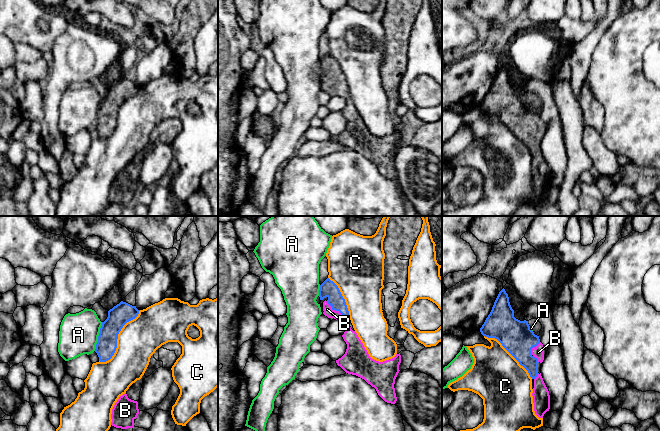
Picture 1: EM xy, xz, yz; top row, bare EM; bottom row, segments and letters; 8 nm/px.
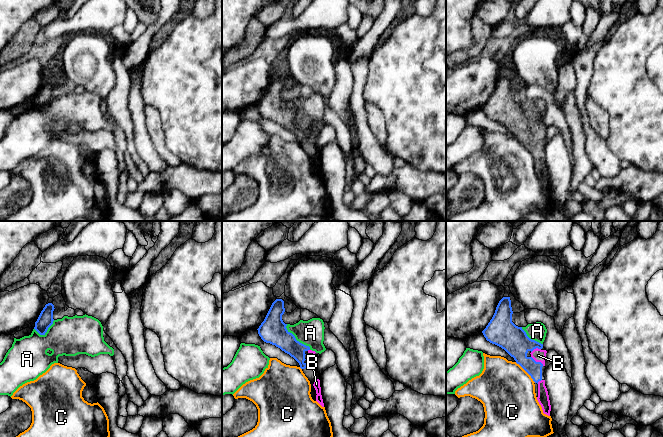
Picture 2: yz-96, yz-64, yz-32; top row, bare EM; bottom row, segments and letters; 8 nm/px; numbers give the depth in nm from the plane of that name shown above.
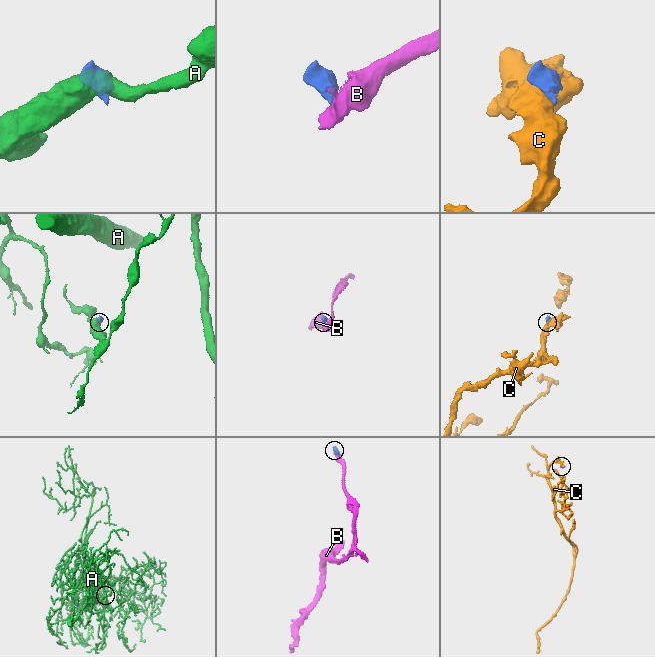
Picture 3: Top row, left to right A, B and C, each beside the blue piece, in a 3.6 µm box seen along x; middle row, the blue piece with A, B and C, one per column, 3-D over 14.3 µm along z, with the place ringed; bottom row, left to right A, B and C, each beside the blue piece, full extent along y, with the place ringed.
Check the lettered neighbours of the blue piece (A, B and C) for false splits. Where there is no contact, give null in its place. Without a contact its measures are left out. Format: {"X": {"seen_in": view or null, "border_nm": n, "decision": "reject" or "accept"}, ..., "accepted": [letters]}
{"A": {"seen_in": "xy", "border_nm": 240, "decision": "reject"}, "B": {"seen_in": "yz", "border_nm": 170, "decision": "accept"}, "C": {"seen_in": "xy", "border_nm": 550, "decision": "reject"}, "accepted": ["B"]}

